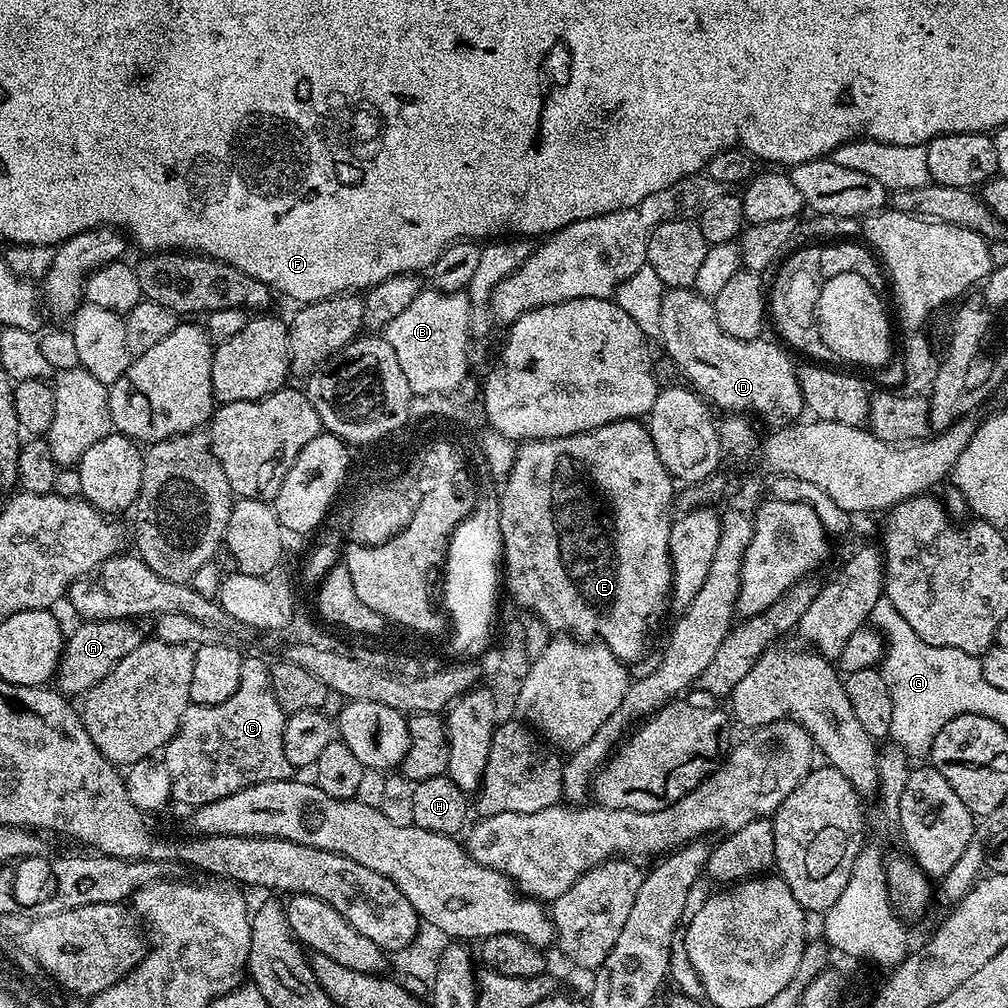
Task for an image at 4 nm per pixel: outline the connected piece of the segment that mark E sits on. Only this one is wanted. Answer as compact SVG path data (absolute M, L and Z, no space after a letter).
M639 419L634 420L619 420L613 424L607 424L601 428L595 428L589 432L579 432L573 436L559 436L553 440L530 440L521 443L516 450L516 461L510 470L508 479L503 481L502 487L499 489L500 493L500 532L504 536L504 551L502 553L502 580L506 585L508 583L508 592L512 595L512 600L517 609L525 610L529 608L536 616L541 616L544 619L544 624L548 628L553 628L553 633L556 634L571 634L576 638L599 638L602 643L609 648L615 656L625 662L636 660L644 652L644 635L648 632L648 623L655 618L660 612L660 603L666 600L670 592L670 561L668 559L668 539L672 530L673 517L668 516L668 511L671 510L672 504L674 508L674 492L672 496L672 485L674 479L671 473L668 472L666 466L659 460L658 452L655 449L654 442L651 440L651 434L648 432L647 427Z

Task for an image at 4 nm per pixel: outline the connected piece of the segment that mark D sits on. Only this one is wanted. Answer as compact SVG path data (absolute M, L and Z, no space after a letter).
M670 288L665 291L662 297L662 326L659 339L664 340L663 351L676 363L681 377L705 401L711 402L717 409L725 408L725 413L761 416L766 423L772 424L768 426L783 426L793 423L799 417L796 415L805 411L800 383L796 377L798 368L797 365L792 365L793 357L779 343L771 344L767 338L739 340L726 334L726 330L718 326L713 301L692 288Z

